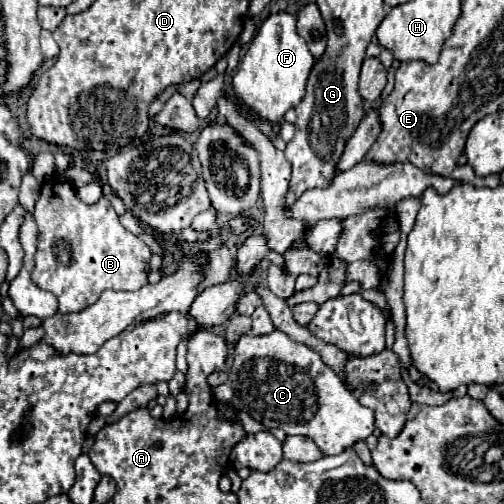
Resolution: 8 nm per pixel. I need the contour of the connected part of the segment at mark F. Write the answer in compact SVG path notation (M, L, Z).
M274 13L260 25L246 55L236 67L232 79L234 97L244 107L258 113L260 119L272 125L280 123L284 113L302 101L312 65L314 57L308 53L304 39L296 33L296 17L290 13Z

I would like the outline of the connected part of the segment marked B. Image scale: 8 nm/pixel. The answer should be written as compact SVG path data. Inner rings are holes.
M50 181L42 185L34 219L38 225L38 251L32 281L40 289L48 289L56 295L60 313L86 309L98 301L104 289L136 291L148 283L152 251L142 239L120 225L108 199L86 205L78 199L70 183Z

